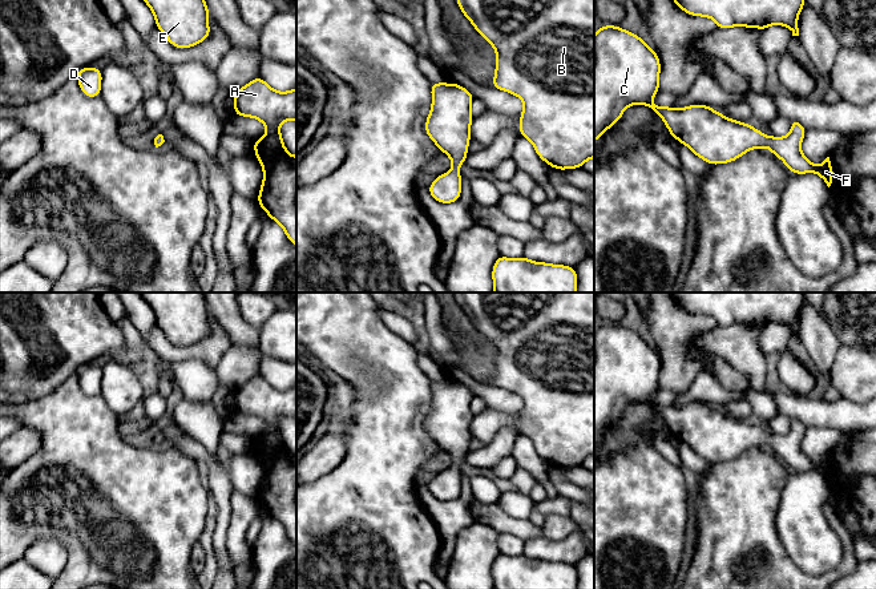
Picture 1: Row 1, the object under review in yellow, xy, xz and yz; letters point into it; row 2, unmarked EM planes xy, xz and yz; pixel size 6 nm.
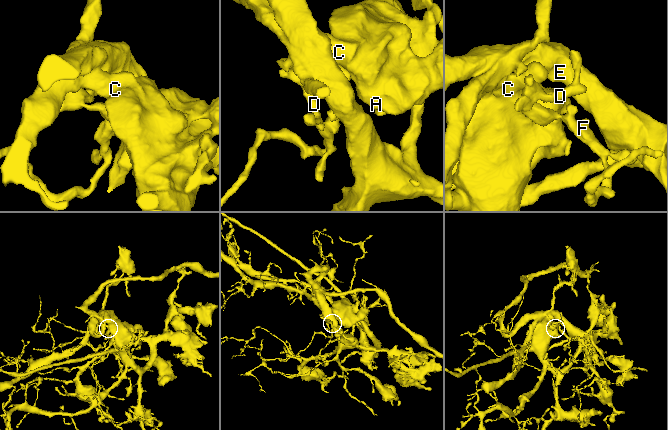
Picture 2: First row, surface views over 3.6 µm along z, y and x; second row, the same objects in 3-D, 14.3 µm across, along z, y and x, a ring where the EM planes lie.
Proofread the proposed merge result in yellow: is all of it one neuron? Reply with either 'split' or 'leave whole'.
leave whole

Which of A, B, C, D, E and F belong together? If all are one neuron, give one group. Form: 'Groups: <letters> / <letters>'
Groups: A B C D E F

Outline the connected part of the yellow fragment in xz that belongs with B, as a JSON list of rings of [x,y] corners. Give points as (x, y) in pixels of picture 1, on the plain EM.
[[[456,293],[456,299],[463,312],[472,320],[477,331],[481,332],[496,348],[496,367],[492,384],[514,392],[524,400],[524,407],[520,412],[520,435],[528,436],[537,453],[550,465],[558,468],[578,467],[582,465],[588,457],[594,456],[594,293]]]

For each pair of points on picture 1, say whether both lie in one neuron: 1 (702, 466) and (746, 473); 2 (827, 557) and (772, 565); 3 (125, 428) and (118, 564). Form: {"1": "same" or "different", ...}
{"1": "different", "2": "different", "3": "different"}

